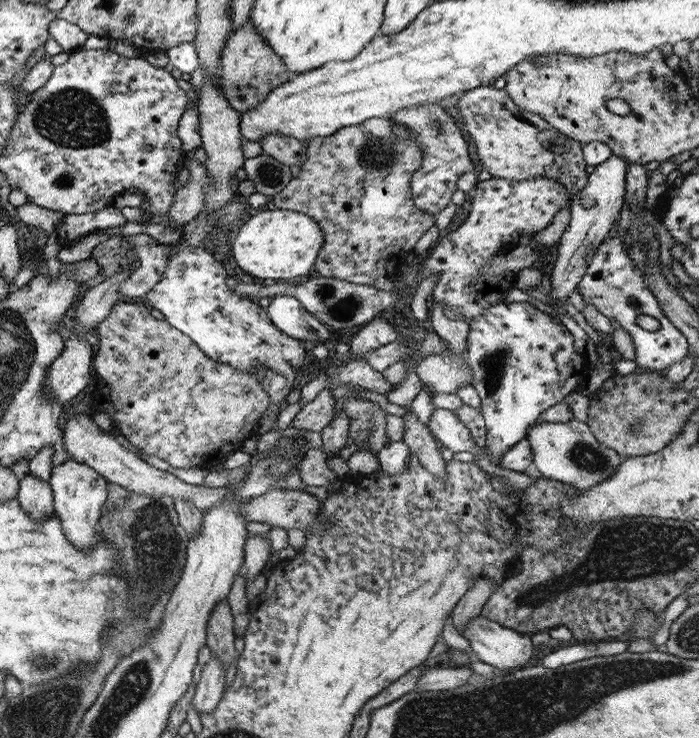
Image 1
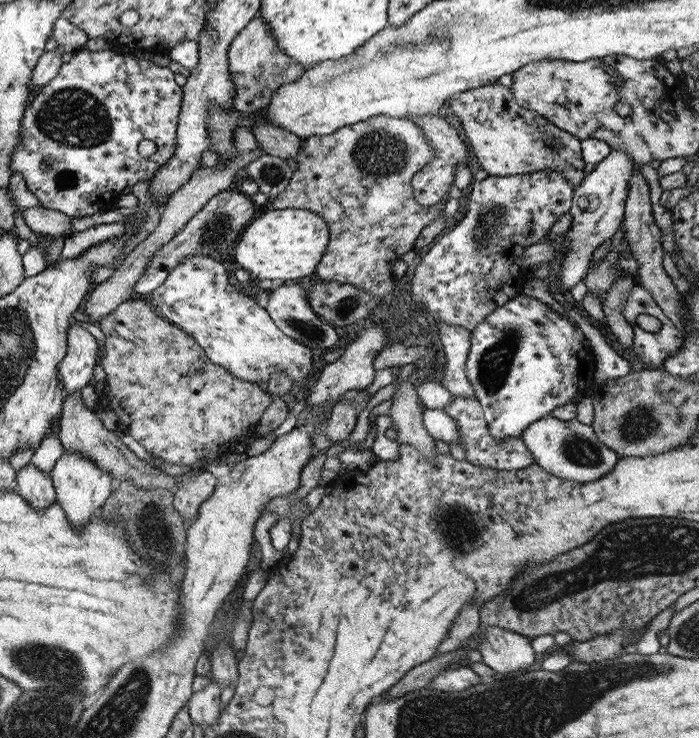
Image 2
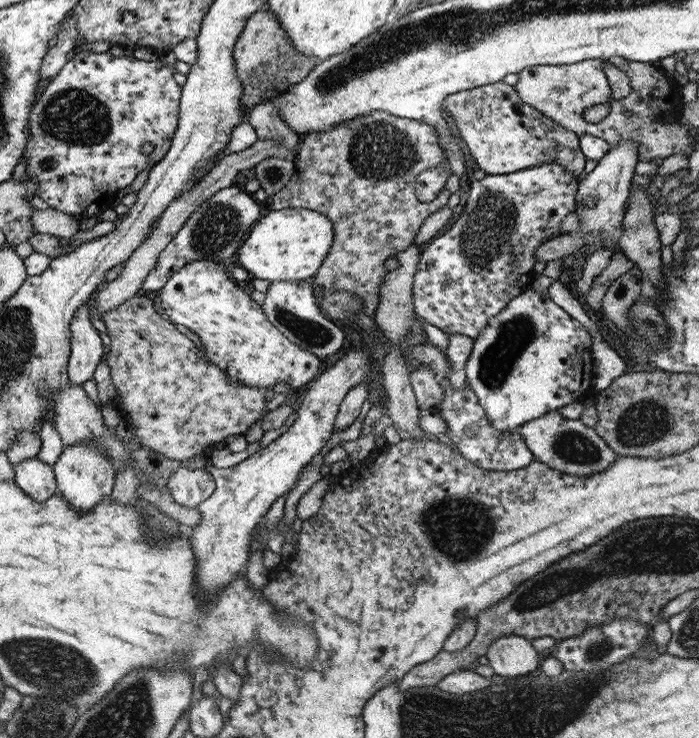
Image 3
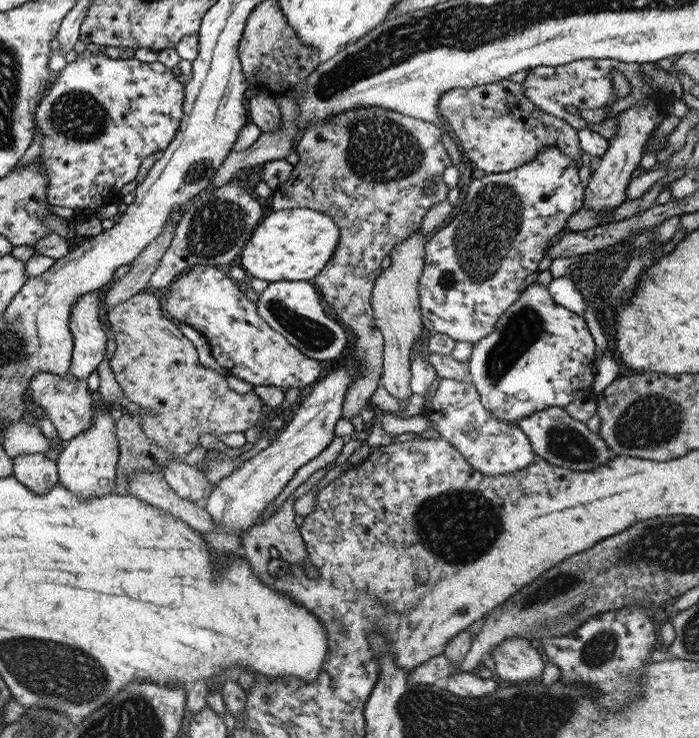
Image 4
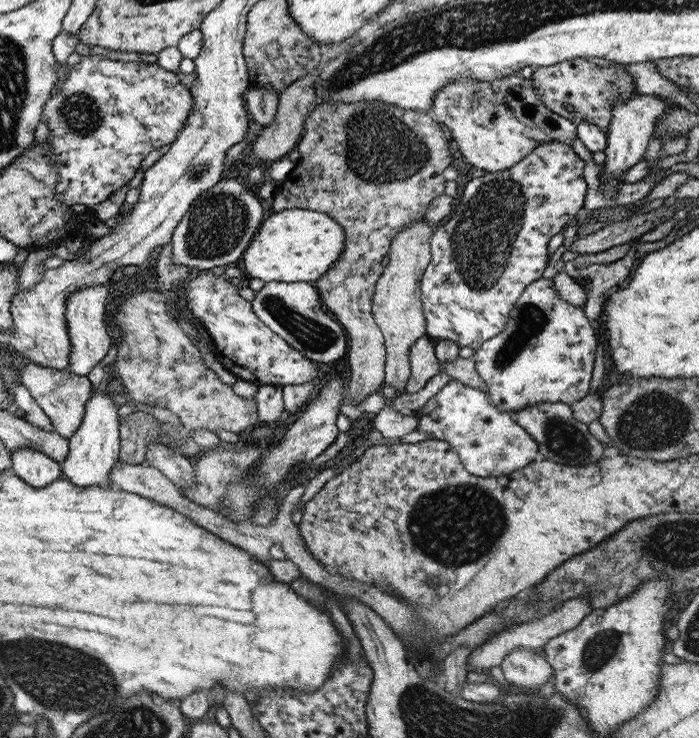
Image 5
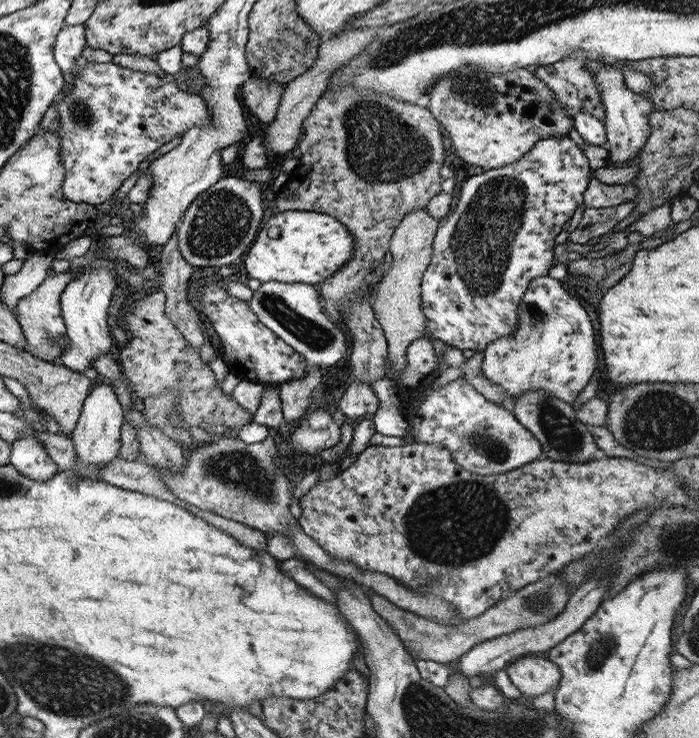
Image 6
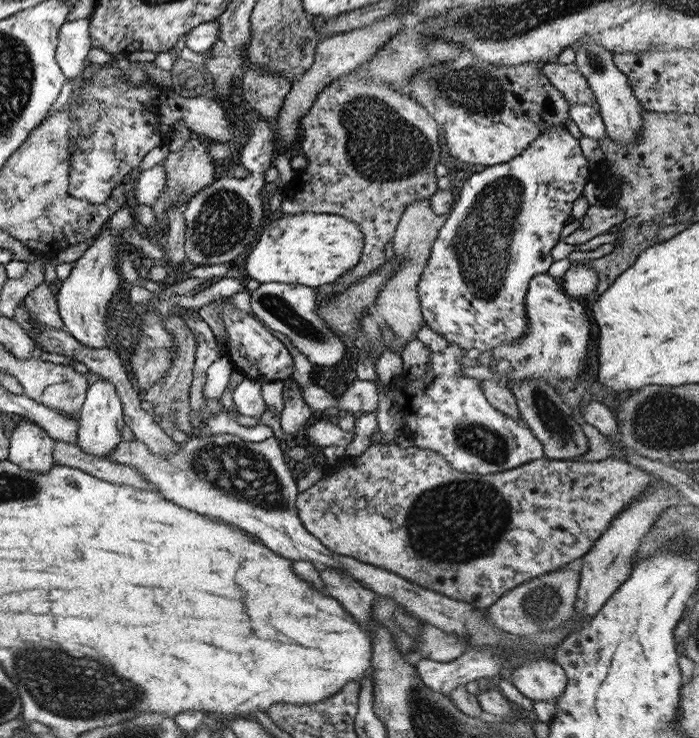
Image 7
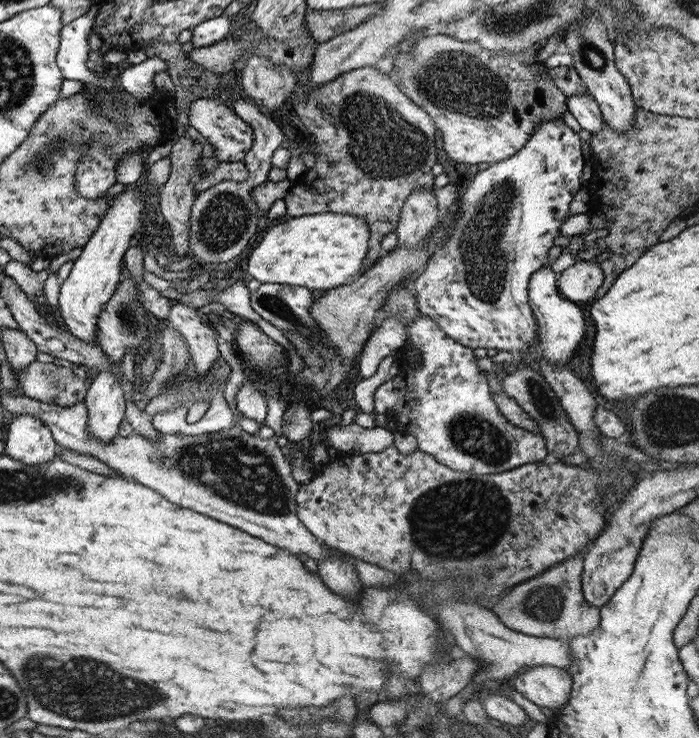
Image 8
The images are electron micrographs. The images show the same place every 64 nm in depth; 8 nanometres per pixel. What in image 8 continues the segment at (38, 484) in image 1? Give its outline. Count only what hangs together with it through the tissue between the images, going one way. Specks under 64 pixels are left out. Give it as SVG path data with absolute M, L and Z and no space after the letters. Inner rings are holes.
M17 415L7 426L4 452L21 464L47 464L57 453L49 428L39 416Z

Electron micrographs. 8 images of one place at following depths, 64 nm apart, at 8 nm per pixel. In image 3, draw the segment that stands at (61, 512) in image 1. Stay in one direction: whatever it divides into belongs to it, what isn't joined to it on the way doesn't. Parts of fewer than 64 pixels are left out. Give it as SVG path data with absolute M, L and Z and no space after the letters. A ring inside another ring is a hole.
M81 442L65 446L52 465L56 492L59 492L77 513L89 512L97 502L108 498L113 487L115 468L111 460L103 452L99 452L99 447L103 447L99 442Z

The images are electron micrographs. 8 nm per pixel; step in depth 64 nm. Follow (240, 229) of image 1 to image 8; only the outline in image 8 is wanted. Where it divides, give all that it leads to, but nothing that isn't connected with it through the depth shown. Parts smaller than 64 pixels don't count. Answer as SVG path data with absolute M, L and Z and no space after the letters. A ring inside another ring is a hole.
M325 212L286 217L267 228L261 241L251 250L247 272L260 284L283 284L327 291L358 275L367 252L367 243L367 224L352 215Z

